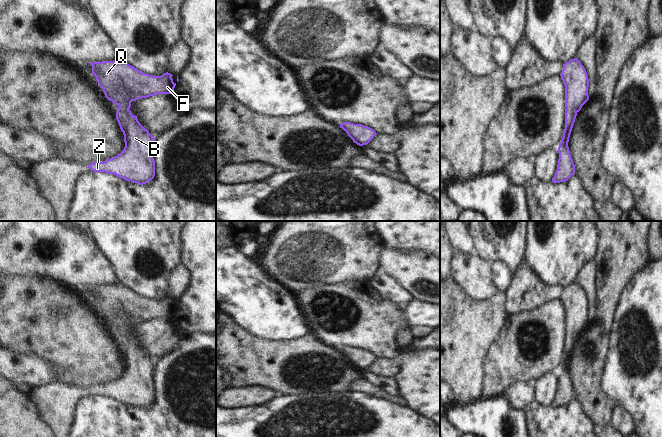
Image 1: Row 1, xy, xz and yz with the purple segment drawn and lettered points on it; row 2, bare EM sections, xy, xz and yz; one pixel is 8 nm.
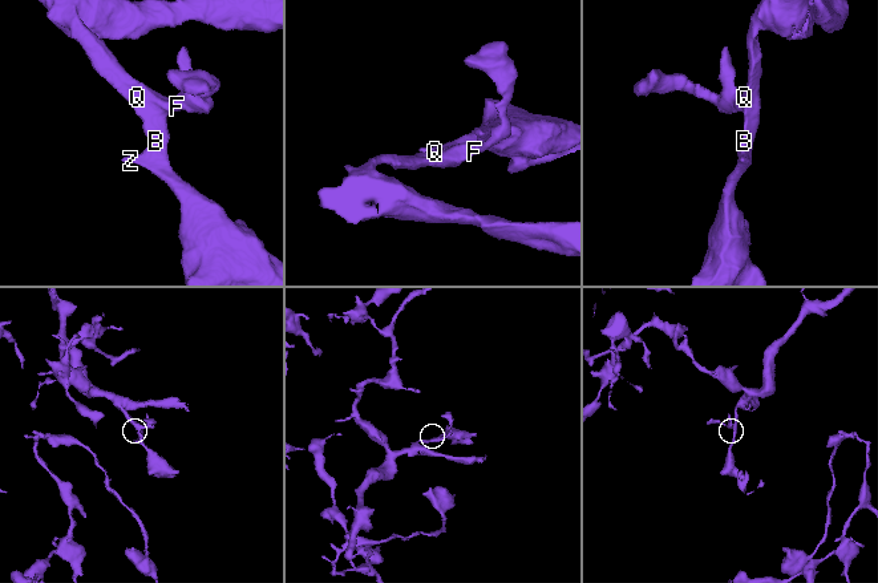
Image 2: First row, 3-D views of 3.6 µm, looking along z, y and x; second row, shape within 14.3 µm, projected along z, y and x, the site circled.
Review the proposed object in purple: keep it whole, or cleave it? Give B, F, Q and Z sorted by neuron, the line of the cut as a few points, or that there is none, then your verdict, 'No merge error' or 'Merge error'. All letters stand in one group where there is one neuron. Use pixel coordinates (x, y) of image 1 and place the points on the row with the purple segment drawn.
Groups: B F Q Z. No split. No merge error.

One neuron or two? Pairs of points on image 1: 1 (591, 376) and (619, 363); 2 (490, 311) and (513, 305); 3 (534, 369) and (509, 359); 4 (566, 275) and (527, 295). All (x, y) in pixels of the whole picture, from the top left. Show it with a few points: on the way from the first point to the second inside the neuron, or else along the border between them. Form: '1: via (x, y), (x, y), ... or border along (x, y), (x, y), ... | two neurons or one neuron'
1: border along (609, 348), (601, 377), (601, 389), (604, 394) | two neurons
2: border along (504, 292), (506, 296), (505, 313), (508, 316) | two neurons
3: via (528, 363), (522, 359), (515, 359) | one neuron
4: border along (530, 269), (545, 283), (561, 285), (563, 287) | two neurons

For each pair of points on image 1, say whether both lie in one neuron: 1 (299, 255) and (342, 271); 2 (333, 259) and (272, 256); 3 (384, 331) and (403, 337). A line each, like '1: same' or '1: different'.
1: same
2: same
3: different

